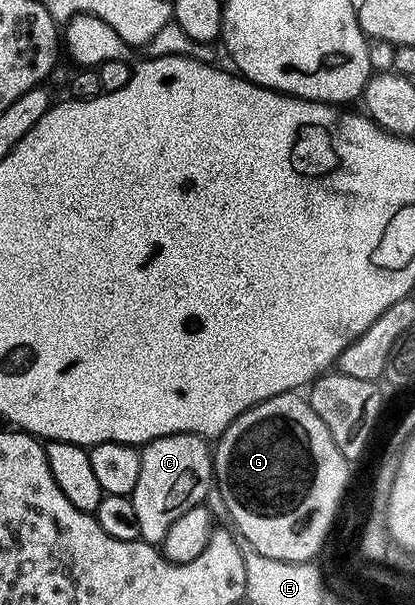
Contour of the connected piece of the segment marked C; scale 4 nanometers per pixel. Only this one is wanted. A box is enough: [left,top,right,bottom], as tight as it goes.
[130,433,213,546]

